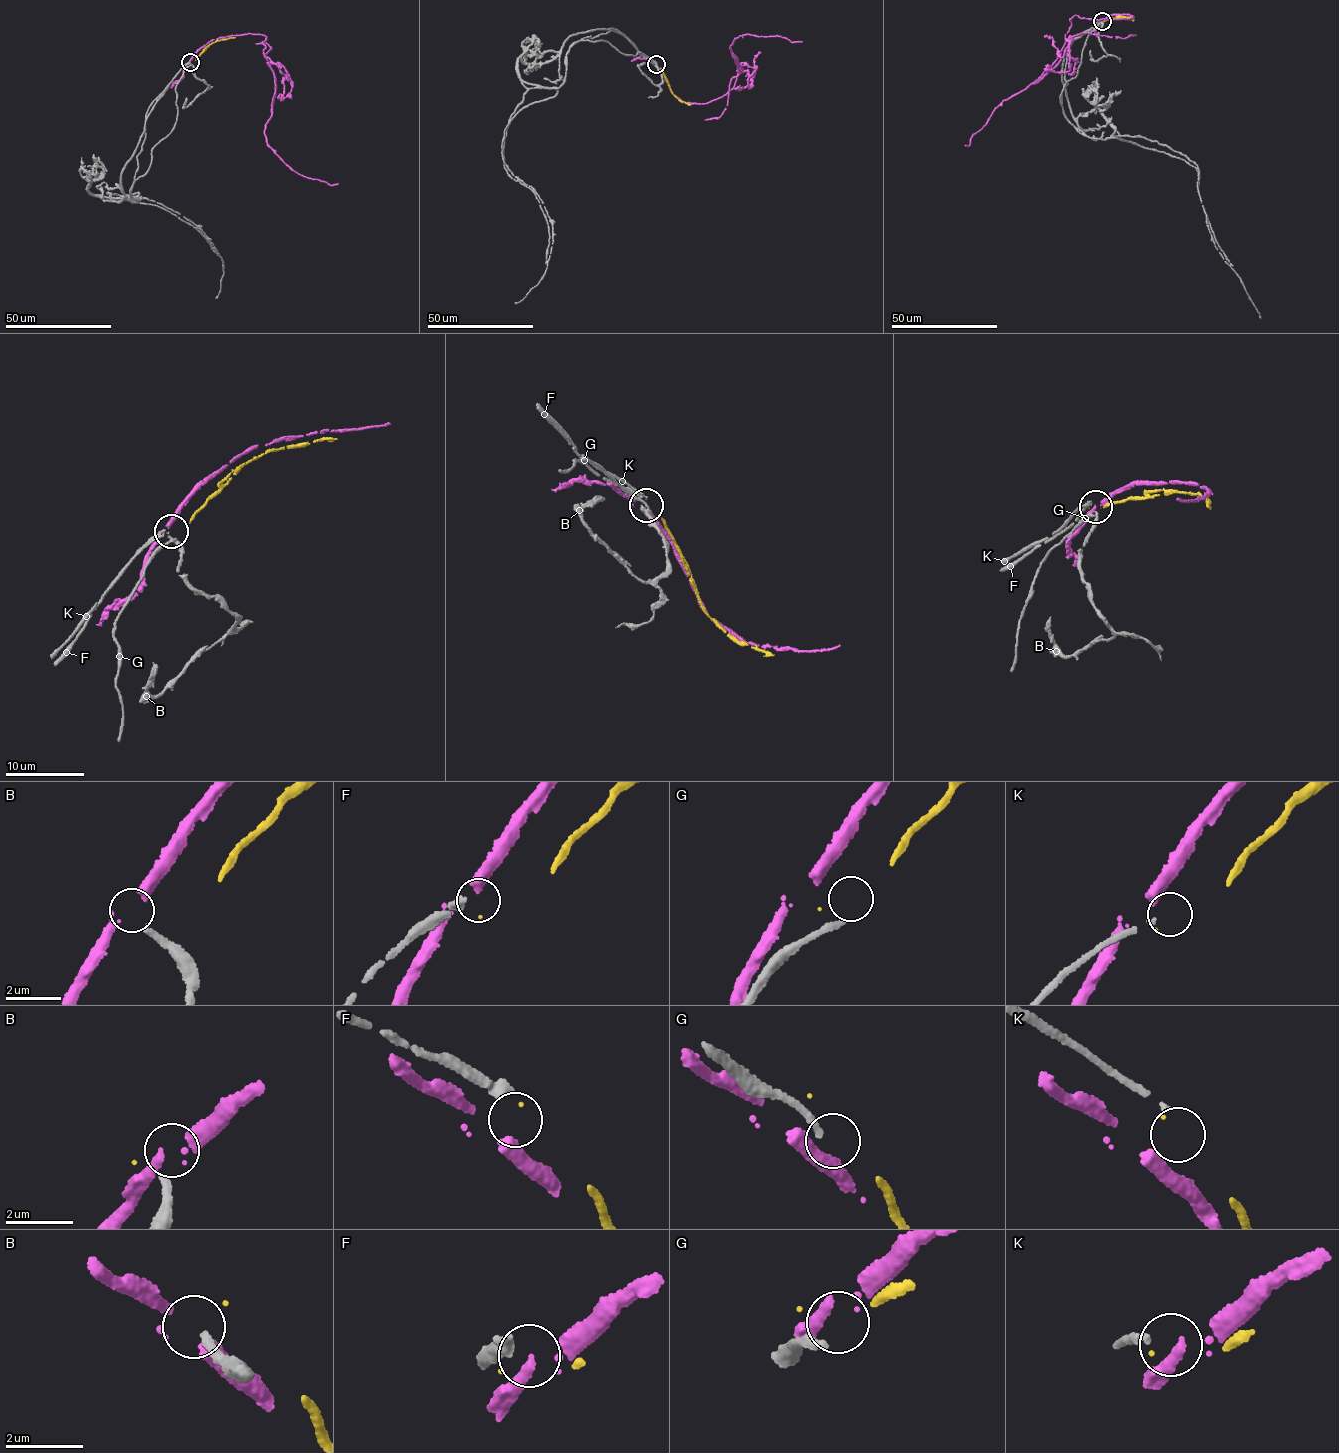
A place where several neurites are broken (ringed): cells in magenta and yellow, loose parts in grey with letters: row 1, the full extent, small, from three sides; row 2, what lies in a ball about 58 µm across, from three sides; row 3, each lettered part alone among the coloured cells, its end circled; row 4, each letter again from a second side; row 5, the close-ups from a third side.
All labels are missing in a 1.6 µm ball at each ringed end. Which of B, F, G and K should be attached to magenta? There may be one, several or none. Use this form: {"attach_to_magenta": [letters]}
{"attach_to_magenta": []}

